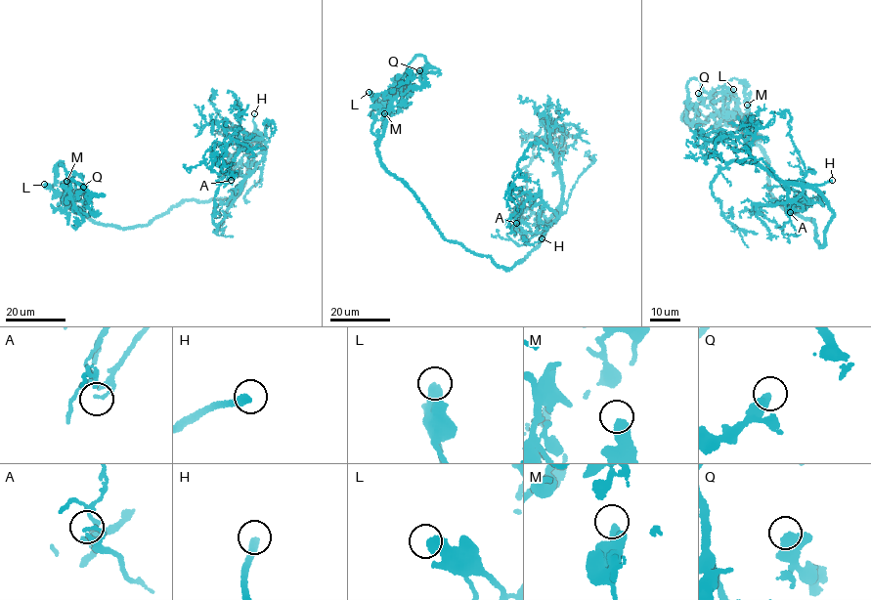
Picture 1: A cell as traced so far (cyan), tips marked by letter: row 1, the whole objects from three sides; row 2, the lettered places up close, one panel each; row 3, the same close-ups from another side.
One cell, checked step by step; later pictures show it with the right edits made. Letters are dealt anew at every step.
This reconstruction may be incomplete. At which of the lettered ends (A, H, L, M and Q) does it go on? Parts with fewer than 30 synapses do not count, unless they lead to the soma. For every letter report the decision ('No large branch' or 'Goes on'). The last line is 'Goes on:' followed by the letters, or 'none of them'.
A: No large branch
H: Goes on
L: No large branch
M: No large branch
Q: No large branch
Goes on: H

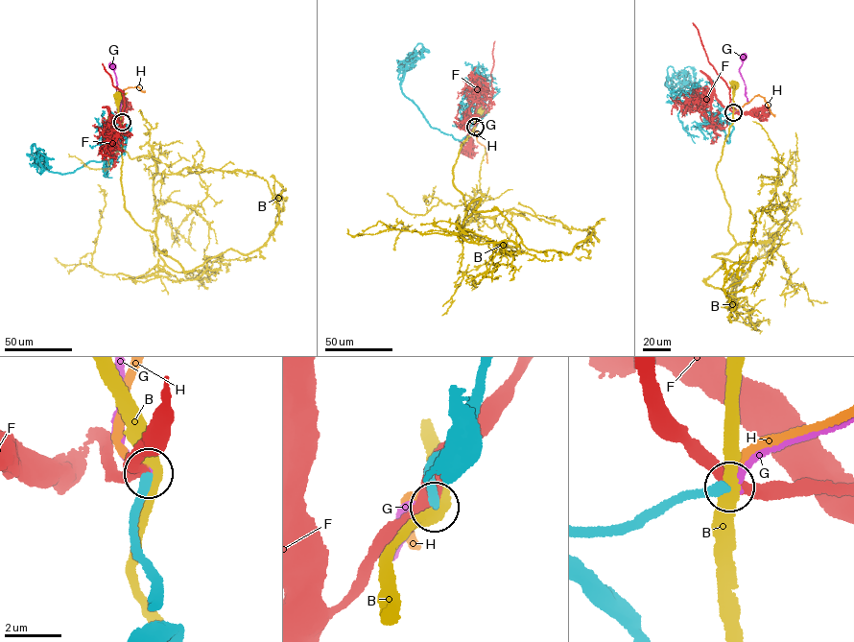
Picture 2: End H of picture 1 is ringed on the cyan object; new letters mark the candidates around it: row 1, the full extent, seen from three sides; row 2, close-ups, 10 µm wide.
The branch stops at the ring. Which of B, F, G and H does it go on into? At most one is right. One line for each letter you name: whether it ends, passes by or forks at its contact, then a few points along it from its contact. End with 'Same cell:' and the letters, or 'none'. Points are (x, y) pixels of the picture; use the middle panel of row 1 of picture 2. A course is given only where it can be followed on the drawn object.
G: It ends there. Its course: (475, 127), (481, 103)
Same cell: G

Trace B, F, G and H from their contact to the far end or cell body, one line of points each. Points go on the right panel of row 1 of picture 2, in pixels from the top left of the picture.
B: (732, 113), (735, 86)
F: (733, 112), (739, 113), (730, 106), (723, 106), (713, 94), (704, 108), (714, 128), (718, 119), (704, 115)
G: (733, 112), (748, 103), (739, 71), (744, 58)
H: (733, 112), (758, 95), (774, 114)

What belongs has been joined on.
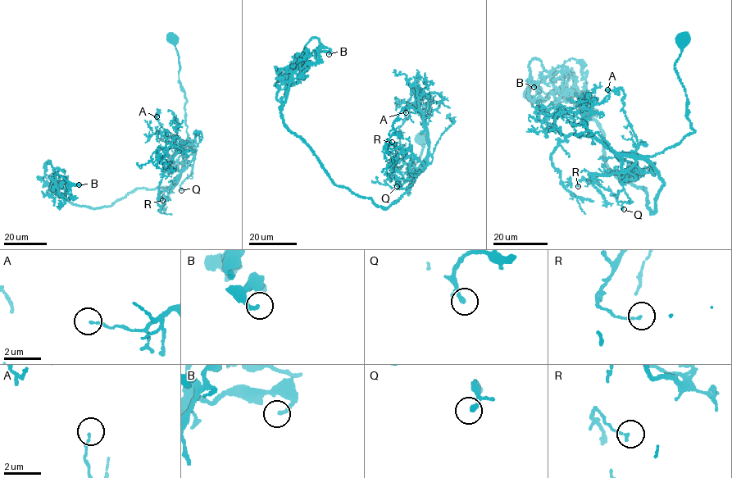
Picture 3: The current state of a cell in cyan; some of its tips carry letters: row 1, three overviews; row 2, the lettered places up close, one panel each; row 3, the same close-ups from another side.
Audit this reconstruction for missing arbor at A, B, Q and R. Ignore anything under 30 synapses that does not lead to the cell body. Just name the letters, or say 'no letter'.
no letter

